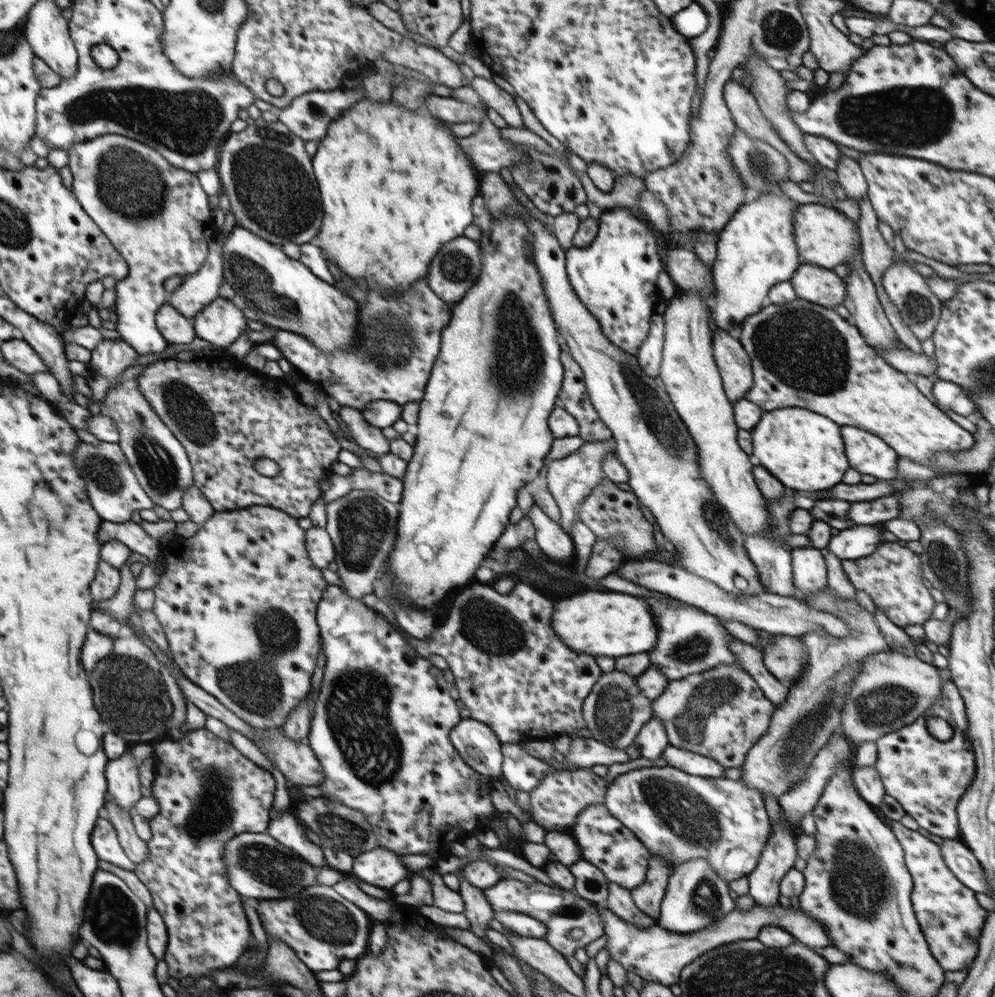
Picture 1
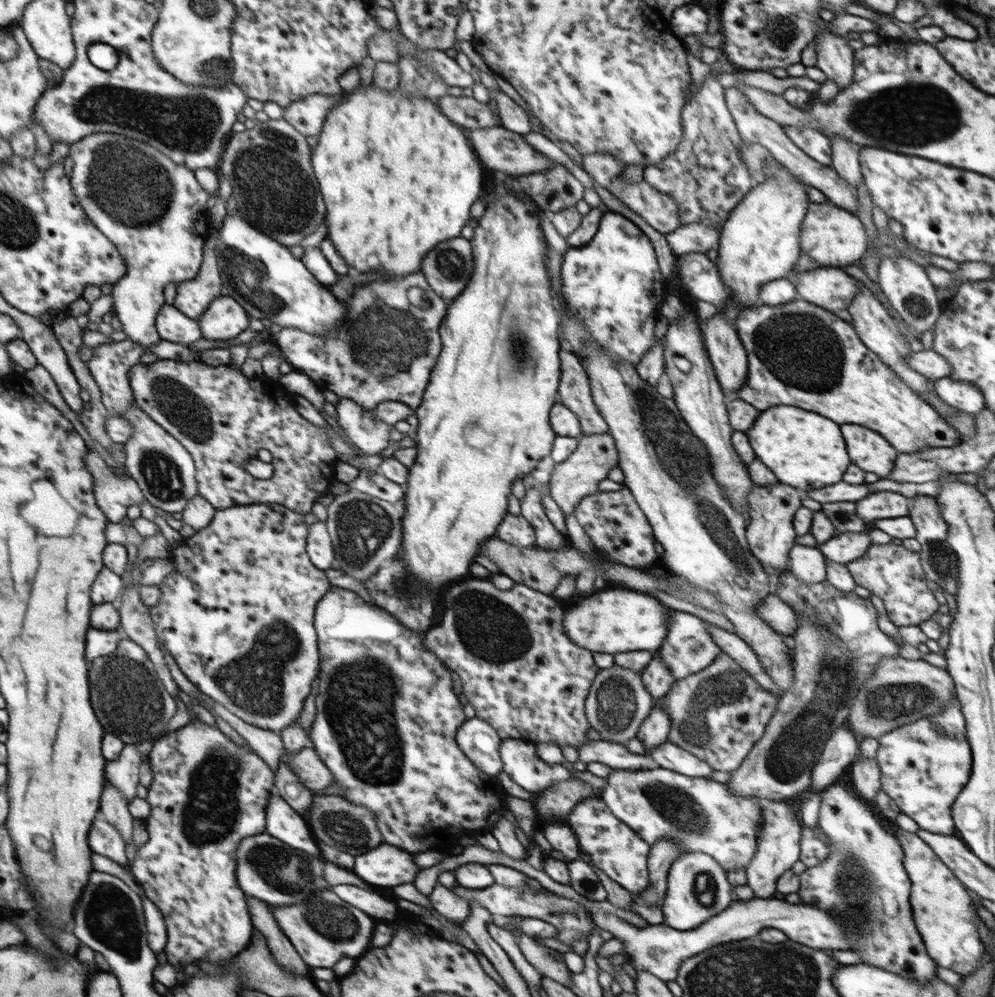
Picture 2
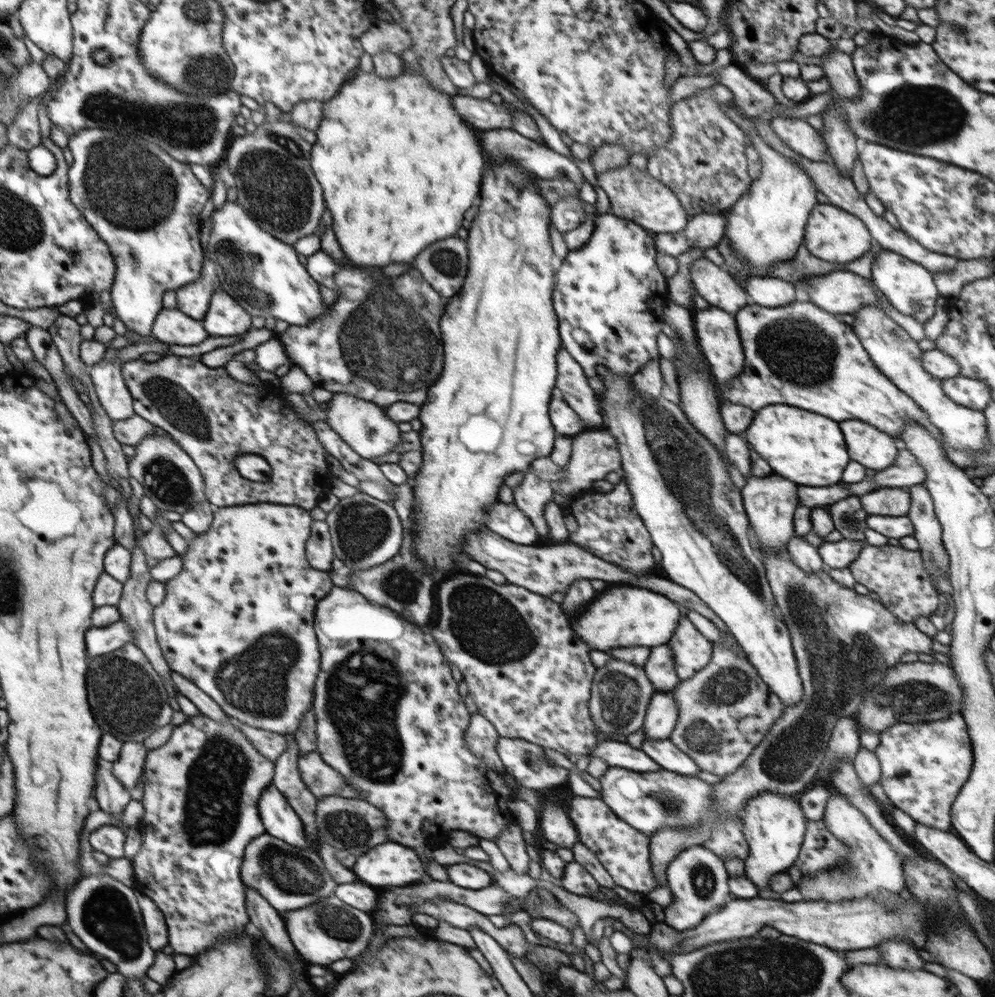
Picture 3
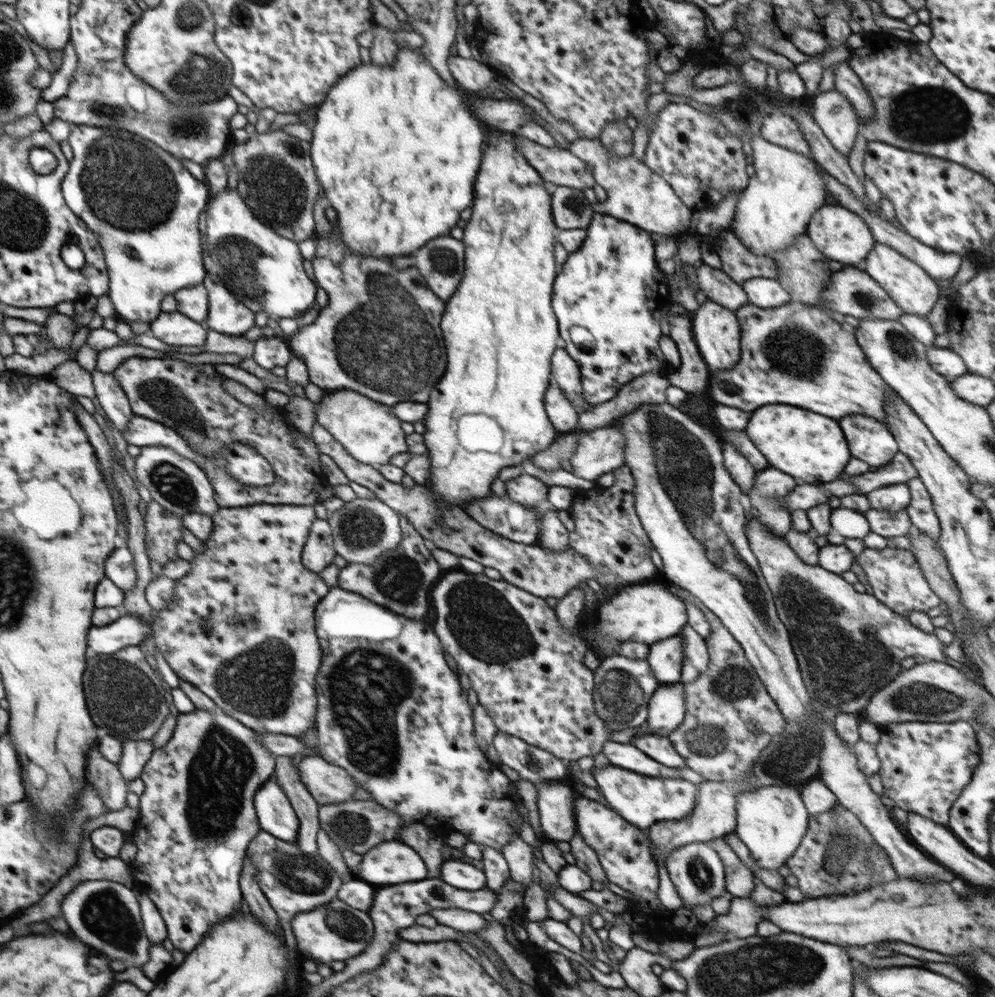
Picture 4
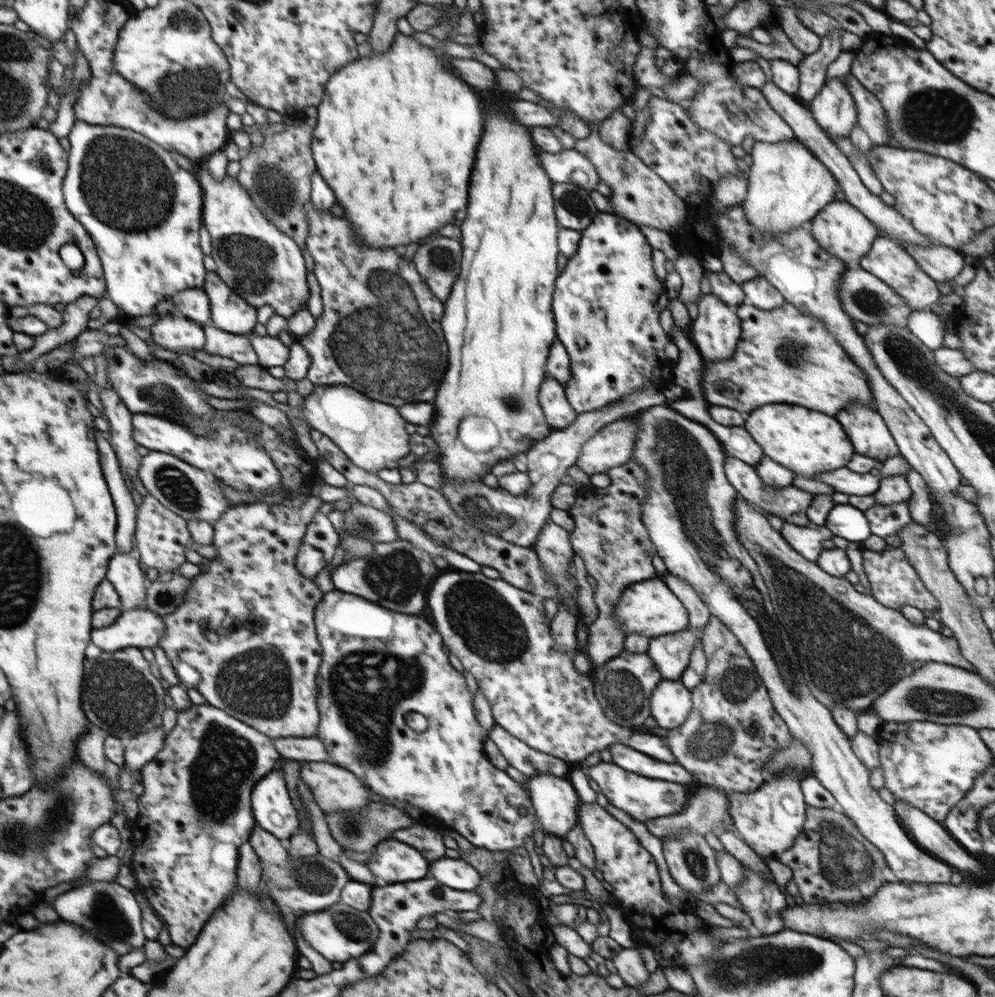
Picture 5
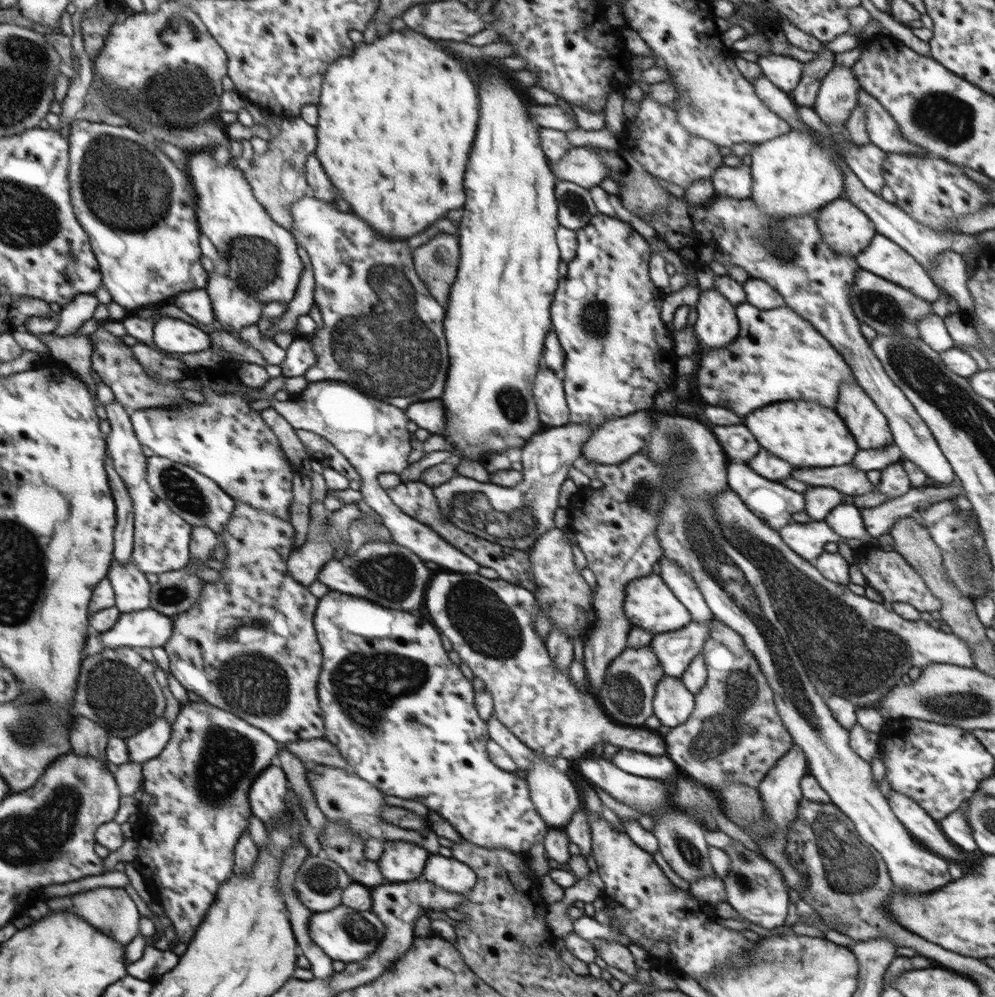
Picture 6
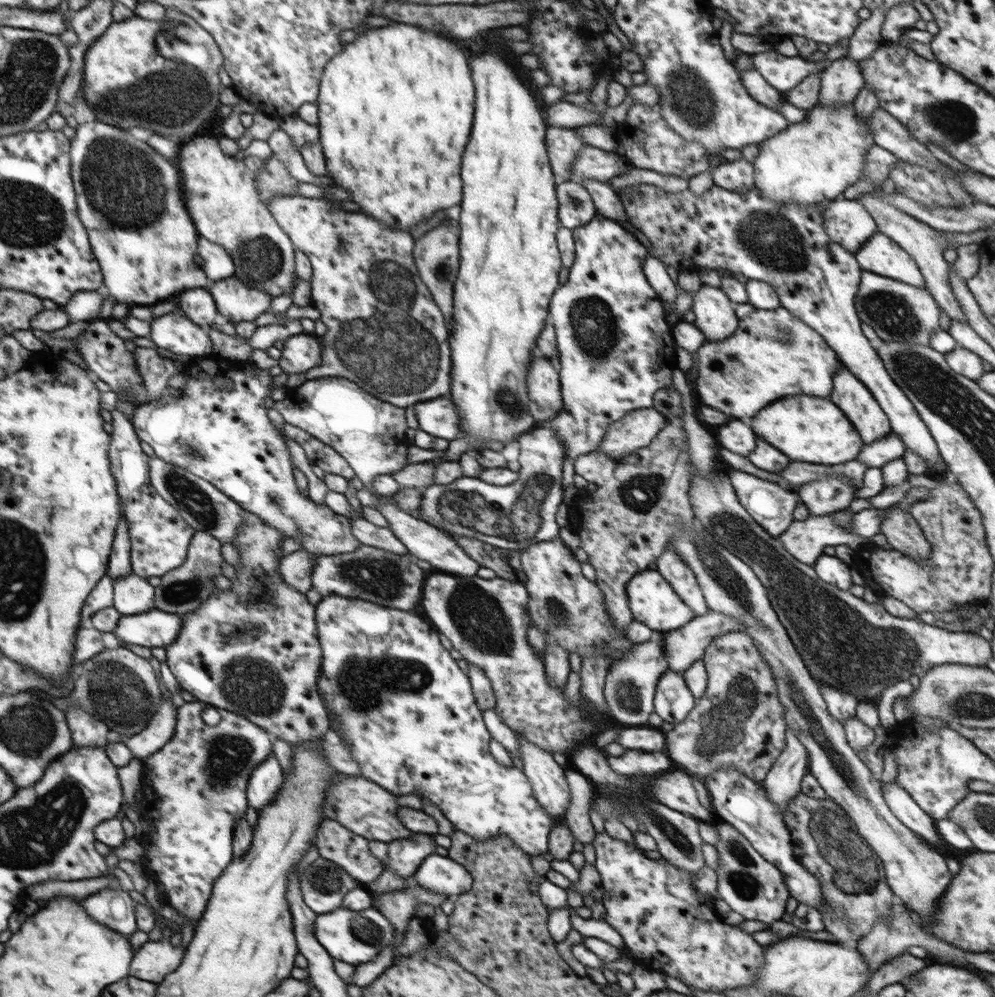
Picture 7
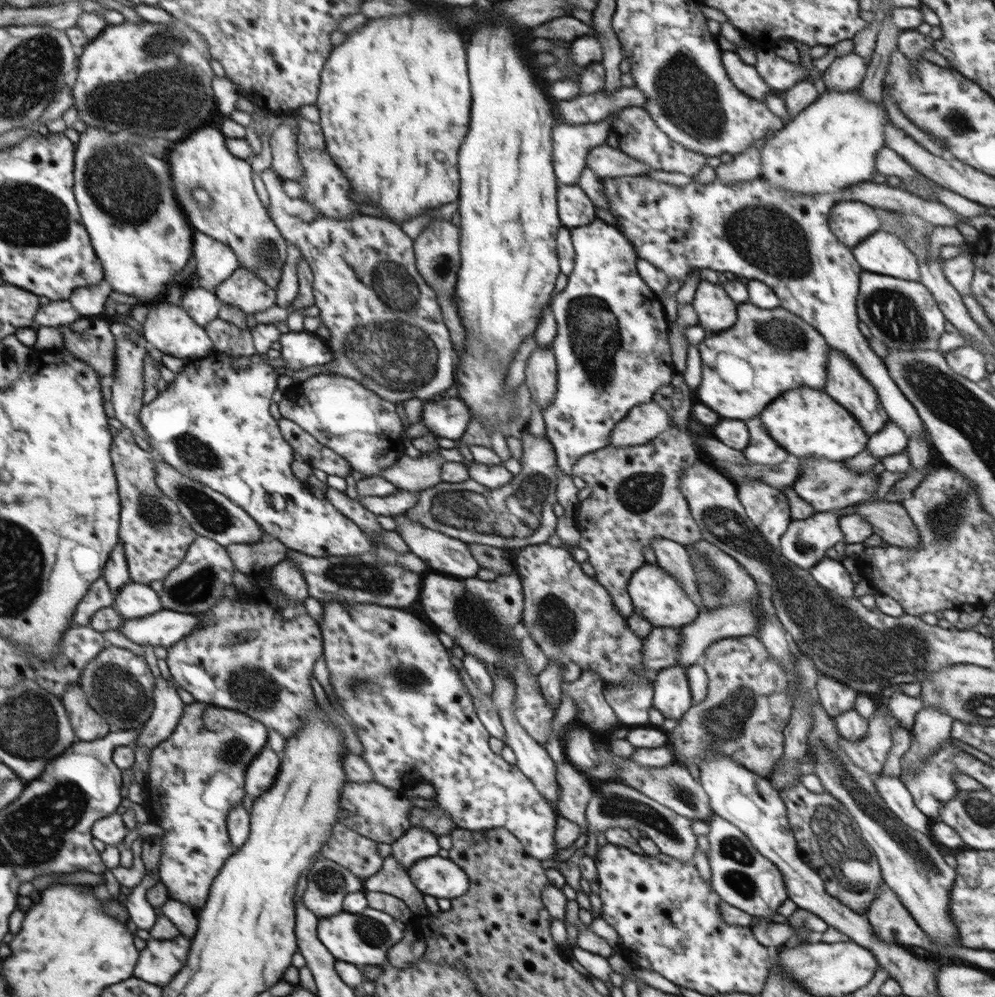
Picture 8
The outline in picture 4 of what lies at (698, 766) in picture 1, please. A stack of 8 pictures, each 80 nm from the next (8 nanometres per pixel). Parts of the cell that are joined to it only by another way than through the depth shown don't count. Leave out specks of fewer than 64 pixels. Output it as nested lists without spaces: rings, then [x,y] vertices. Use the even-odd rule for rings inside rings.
[[[647,733],[640,737],[634,736],[632,744],[634,744],[636,748],[639,748],[641,750],[640,752],[644,752],[646,756],[666,767],[687,767],[682,756],[679,756],[678,752],[675,752],[675,748],[672,746],[668,737]]]

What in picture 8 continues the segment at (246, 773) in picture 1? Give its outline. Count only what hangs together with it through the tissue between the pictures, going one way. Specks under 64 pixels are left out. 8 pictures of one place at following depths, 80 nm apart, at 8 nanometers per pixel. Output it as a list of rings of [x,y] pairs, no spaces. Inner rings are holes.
[[[196,700],[184,705],[174,732],[150,751],[149,781],[145,787],[147,813],[164,829],[157,870],[160,881],[168,889],[170,899],[183,902],[198,911],[206,904],[211,884],[226,859],[237,850],[228,834],[227,816],[233,806],[243,804],[247,766],[267,745],[270,731],[261,722],[246,716],[246,713],[226,708],[222,710],[226,717],[225,724],[218,724],[211,734],[202,721],[202,714],[208,707],[207,703]],[[152,802],[161,806],[159,818],[152,810]]]

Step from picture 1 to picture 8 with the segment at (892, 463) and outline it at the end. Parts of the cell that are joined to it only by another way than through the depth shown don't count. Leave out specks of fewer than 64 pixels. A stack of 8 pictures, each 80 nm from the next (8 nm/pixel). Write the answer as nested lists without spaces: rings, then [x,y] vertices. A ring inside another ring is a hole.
[[[831,348],[827,356],[827,383],[825,391],[838,404],[841,404],[861,425],[864,432],[870,437],[880,432],[889,421],[887,412],[882,408],[878,393],[866,380],[865,376],[855,367],[851,360],[848,360],[839,350]]]

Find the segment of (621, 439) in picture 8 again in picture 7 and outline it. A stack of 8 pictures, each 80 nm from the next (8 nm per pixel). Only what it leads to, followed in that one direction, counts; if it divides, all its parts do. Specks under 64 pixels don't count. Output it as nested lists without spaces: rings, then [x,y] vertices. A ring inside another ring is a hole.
[[[653,406],[637,408],[608,426],[597,450],[618,460],[647,447],[667,424],[667,418]]]

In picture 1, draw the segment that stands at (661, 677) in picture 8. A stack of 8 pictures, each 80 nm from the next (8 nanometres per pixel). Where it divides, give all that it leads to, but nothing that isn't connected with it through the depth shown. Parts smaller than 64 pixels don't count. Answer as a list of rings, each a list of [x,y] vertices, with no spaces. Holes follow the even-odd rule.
[[[652,717],[636,735],[633,745],[640,751],[641,757],[649,761],[661,758],[669,745],[666,729],[659,718]]]

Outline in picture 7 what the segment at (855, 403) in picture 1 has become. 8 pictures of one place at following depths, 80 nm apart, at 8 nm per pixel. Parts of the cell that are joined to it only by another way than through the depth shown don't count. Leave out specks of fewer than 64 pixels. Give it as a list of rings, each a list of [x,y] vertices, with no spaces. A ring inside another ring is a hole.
[[[747,302],[737,303],[735,313],[738,328],[734,334],[724,340],[706,340],[696,352],[698,374],[693,388],[706,406],[712,406],[731,417],[750,418],[762,410],[762,406],[768,406],[784,396],[807,394],[831,398],[833,376],[841,368],[841,360],[818,332],[782,306],[774,310],[760,310]]]

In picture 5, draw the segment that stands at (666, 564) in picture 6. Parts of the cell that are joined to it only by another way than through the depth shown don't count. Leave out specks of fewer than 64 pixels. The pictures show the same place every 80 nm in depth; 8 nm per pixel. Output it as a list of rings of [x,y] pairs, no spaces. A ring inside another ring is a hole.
[[[666,572],[660,577],[686,607],[689,627],[702,632],[713,616],[709,608],[702,602],[701,596],[698,596],[698,593],[685,580],[671,572]]]

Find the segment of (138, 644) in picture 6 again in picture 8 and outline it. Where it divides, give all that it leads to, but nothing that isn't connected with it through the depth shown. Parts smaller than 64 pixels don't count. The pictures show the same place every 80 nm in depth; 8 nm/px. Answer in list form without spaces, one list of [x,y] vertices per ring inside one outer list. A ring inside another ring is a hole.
[[[160,610],[152,616],[126,620],[122,624],[122,634],[136,644],[171,647],[200,628],[200,619],[196,614]]]

